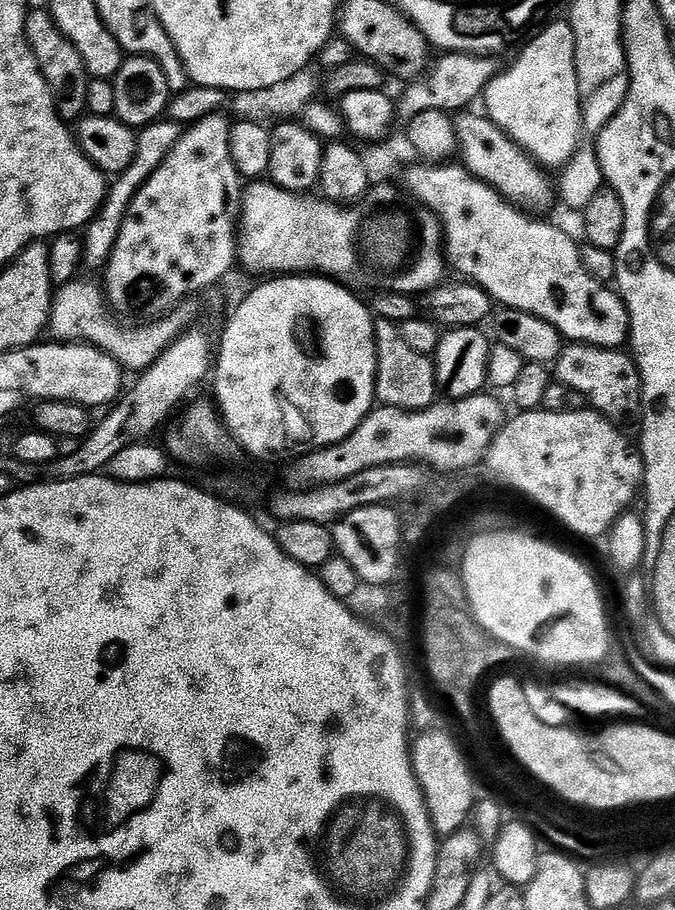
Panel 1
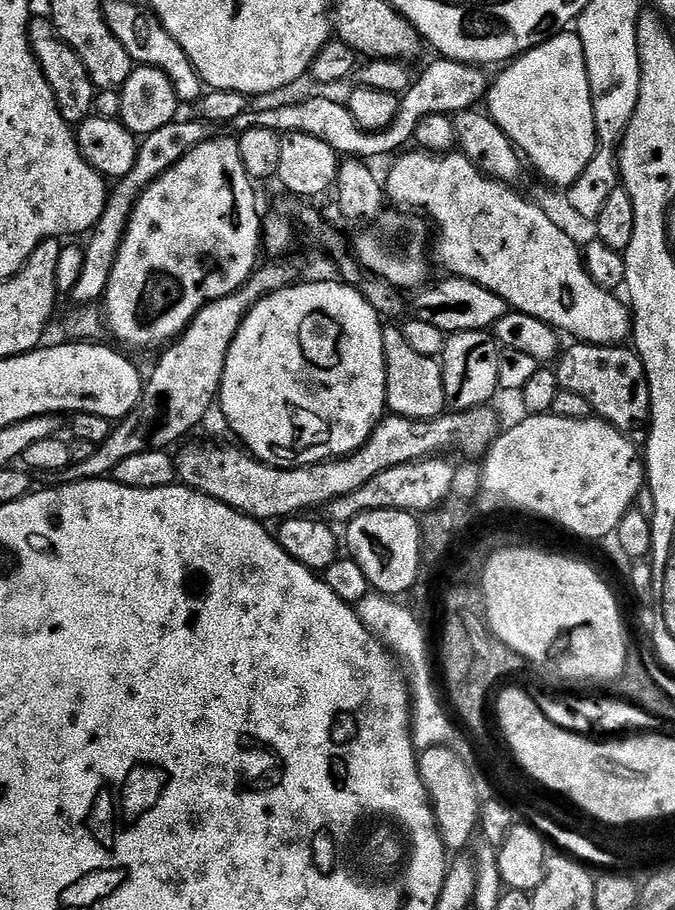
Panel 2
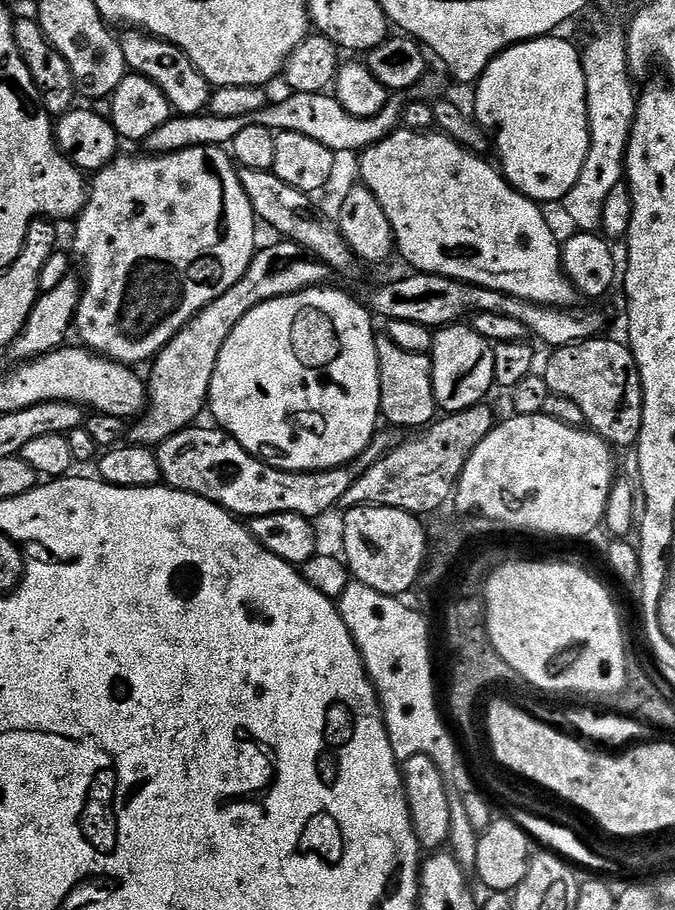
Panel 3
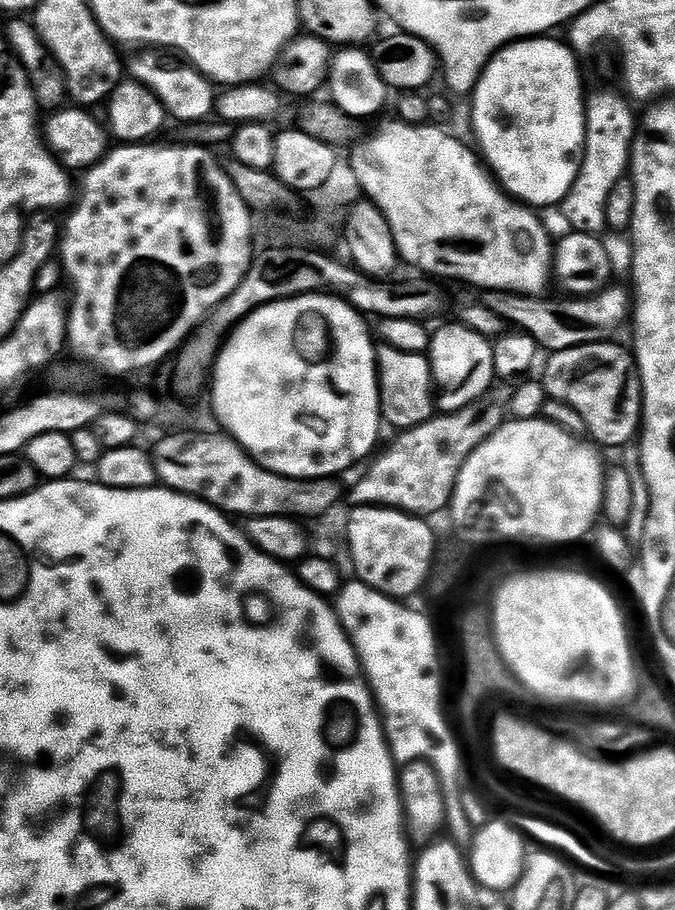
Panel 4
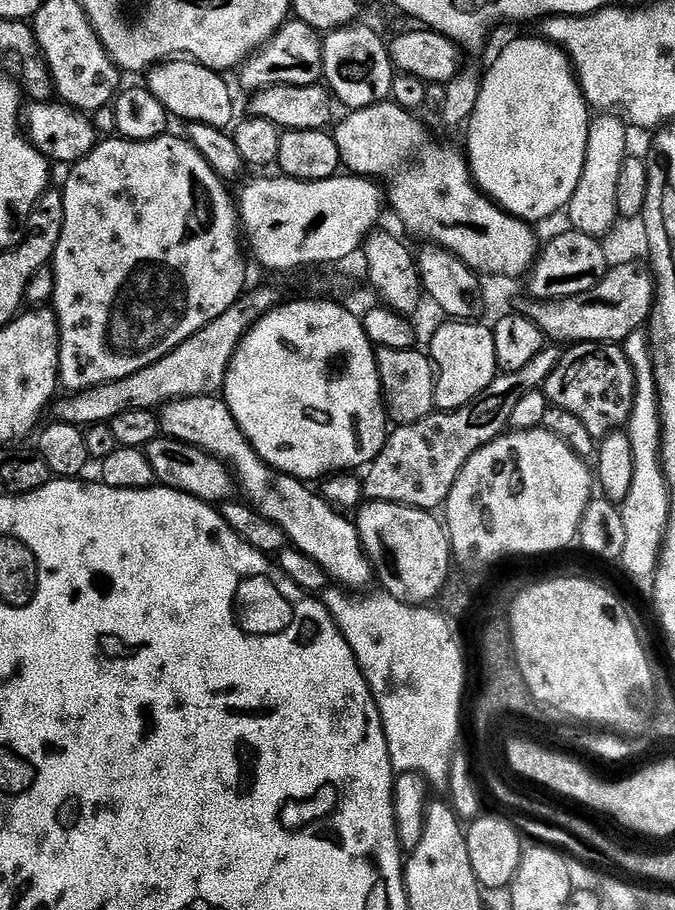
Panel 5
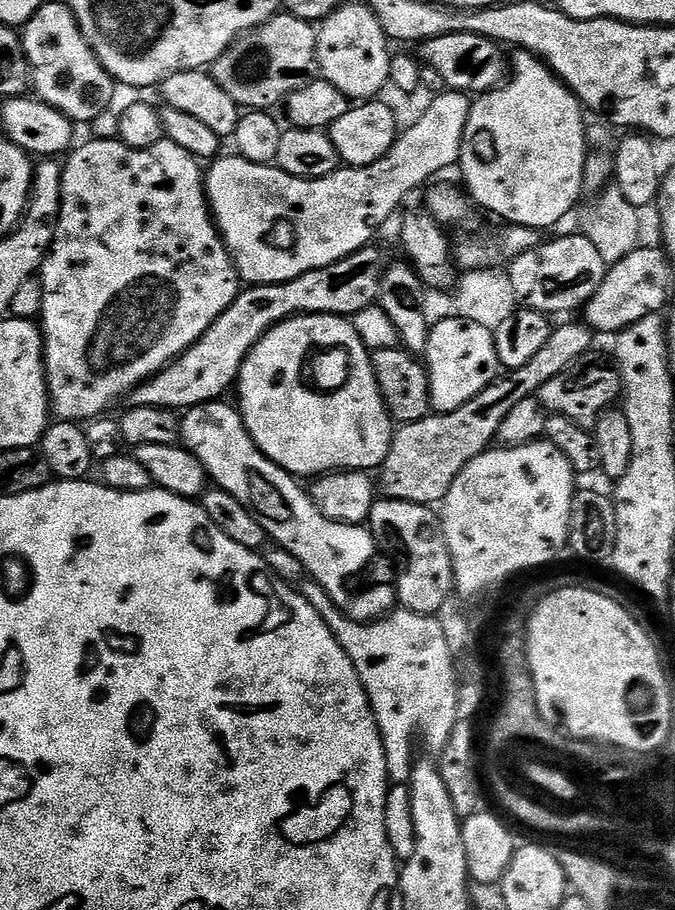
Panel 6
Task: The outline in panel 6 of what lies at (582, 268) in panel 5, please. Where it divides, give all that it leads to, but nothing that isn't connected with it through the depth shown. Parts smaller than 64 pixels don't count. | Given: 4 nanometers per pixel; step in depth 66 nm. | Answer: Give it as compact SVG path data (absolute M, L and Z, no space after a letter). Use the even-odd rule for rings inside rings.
M581 232L548 242L517 256L509 265L514 292L519 303L525 308L540 313L570 312L585 307L605 280L608 269L602 255Z

